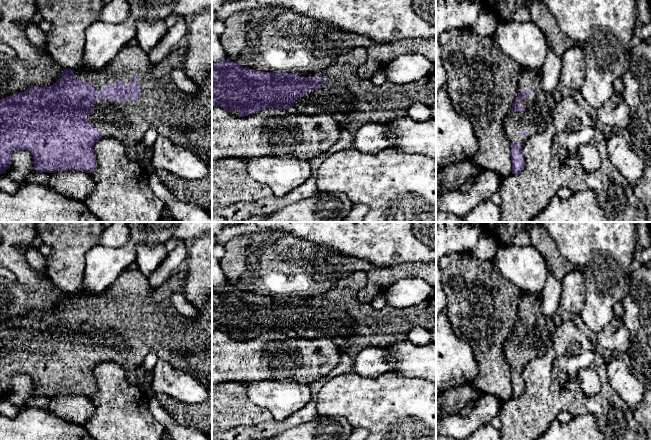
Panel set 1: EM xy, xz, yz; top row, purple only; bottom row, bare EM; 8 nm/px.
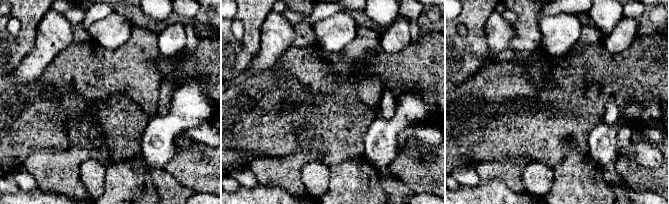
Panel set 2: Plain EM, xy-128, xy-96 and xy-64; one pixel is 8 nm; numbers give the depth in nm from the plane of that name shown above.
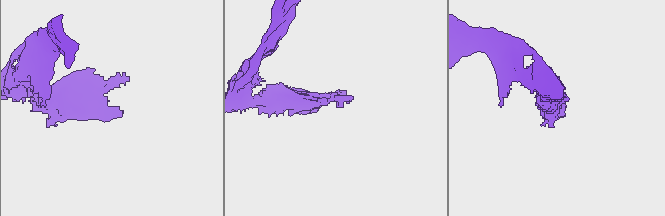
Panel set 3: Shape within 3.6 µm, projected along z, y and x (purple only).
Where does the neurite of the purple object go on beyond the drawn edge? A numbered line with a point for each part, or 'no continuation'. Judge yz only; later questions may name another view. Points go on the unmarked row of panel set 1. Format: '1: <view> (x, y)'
1: yz (538, 339)

